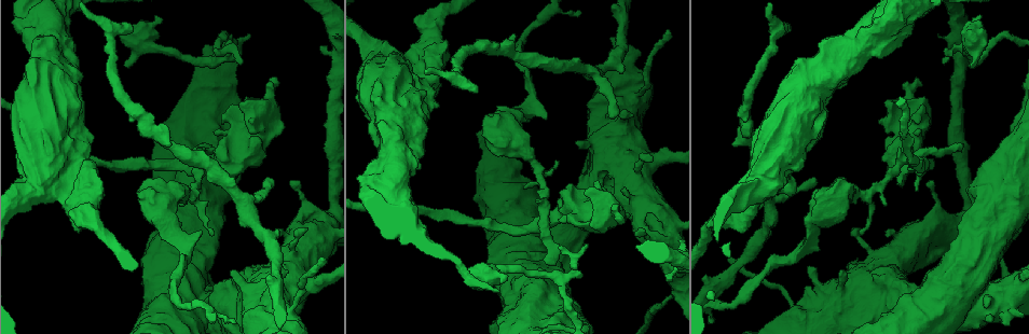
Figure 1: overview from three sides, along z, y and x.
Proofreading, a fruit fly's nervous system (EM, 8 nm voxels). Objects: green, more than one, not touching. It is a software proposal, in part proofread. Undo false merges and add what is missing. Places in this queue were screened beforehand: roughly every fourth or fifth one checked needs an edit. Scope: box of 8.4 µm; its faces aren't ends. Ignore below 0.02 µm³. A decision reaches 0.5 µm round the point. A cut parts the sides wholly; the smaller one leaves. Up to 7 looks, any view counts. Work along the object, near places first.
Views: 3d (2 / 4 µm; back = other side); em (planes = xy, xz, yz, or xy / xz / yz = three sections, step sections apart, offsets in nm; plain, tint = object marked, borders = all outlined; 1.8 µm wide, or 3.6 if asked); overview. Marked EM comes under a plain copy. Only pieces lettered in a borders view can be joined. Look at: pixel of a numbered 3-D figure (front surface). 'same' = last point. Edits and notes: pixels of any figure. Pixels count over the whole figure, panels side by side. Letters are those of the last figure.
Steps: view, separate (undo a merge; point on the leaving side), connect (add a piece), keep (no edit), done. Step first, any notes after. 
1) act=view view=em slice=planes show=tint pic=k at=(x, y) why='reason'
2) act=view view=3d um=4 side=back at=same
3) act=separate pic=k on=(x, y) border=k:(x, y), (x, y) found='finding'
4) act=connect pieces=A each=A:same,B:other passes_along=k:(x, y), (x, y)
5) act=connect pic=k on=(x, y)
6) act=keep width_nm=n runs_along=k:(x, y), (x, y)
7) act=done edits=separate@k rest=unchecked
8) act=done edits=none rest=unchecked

act=view view=em um=3.6 slice=planes show=borders pic=1 at=(145, 46) why='sharp bend'

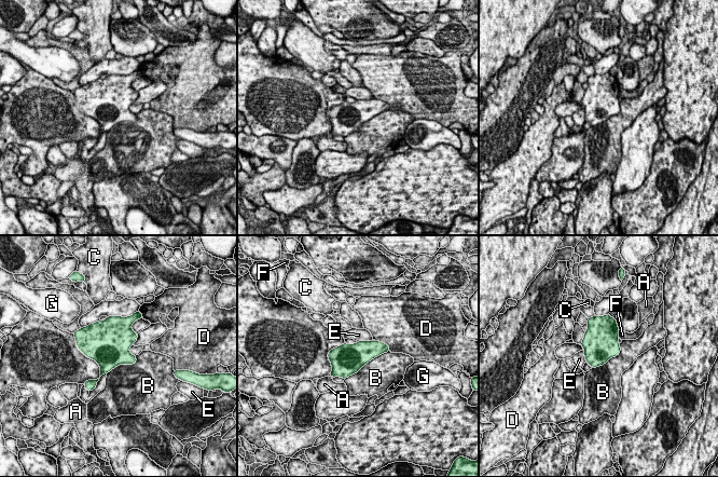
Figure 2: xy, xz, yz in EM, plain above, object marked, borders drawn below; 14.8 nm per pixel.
act=keep longest_contact=B:800nm each=A:other,B:other,C:other,D:other,E:other,F:other,G:other border=2:(389, 351), (375, 356), (344, 380) found='all the same cell'

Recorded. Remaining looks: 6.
act=view view=3d um=4 pic=1 at=(453, 76) why='sharp bend'

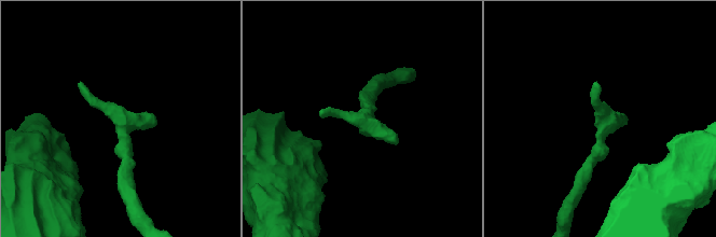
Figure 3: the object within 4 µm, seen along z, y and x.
act=view view=em slice=xz step=16 show=tint pic=3 at=(121, 126) why='shape alone is not enough'

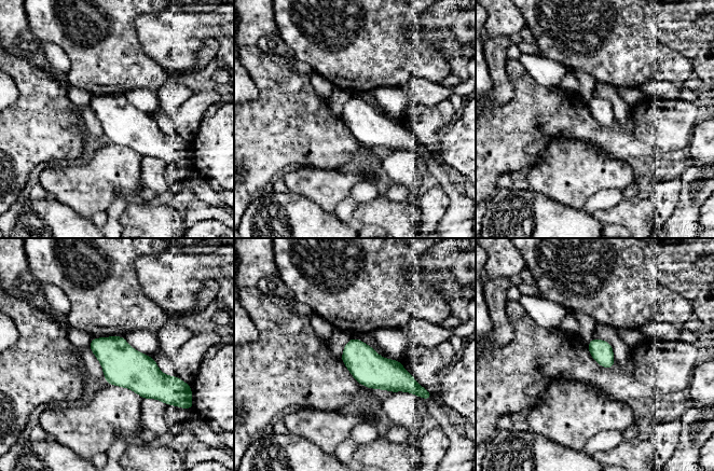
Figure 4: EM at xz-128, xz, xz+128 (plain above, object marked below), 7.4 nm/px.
act=view view=em slice=planes show=borders at=same

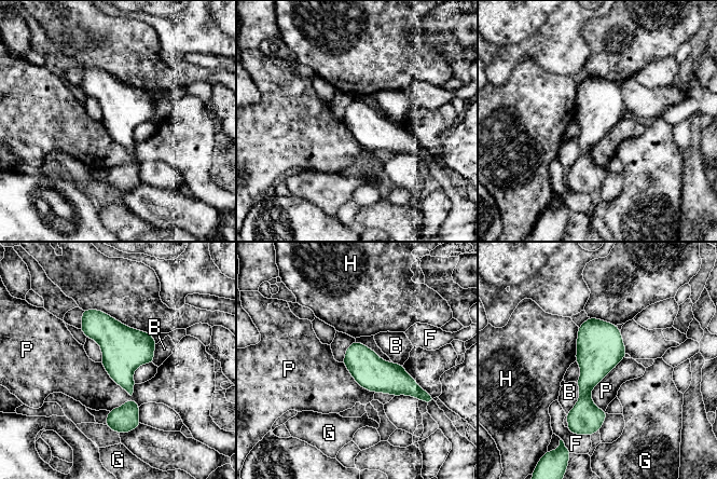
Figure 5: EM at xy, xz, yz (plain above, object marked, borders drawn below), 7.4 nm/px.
act=keep longest_contact=P:440nm each=B:other,F:other,G:other,H:other,P:other border=5:(100, 363), (109, 377), (139, 406) found='all the same cell'

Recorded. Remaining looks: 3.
act=view view=3d um=2 pic=1 at=(811, 182) why='free end'

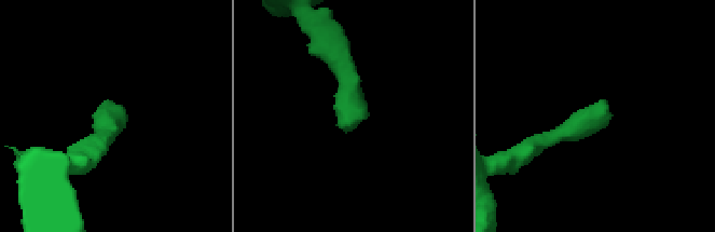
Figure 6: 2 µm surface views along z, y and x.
act=view view=em slice=planes show=tint pic=6 at=(94, 116)

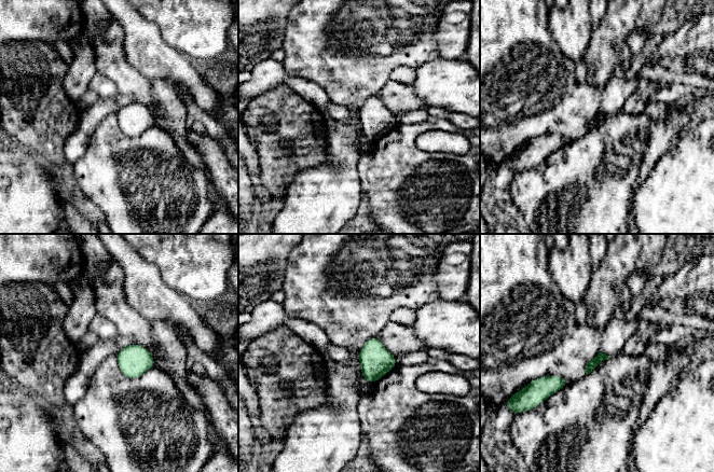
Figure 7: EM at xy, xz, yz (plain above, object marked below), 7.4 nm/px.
act=view view=em slice=planes show=borders at=same

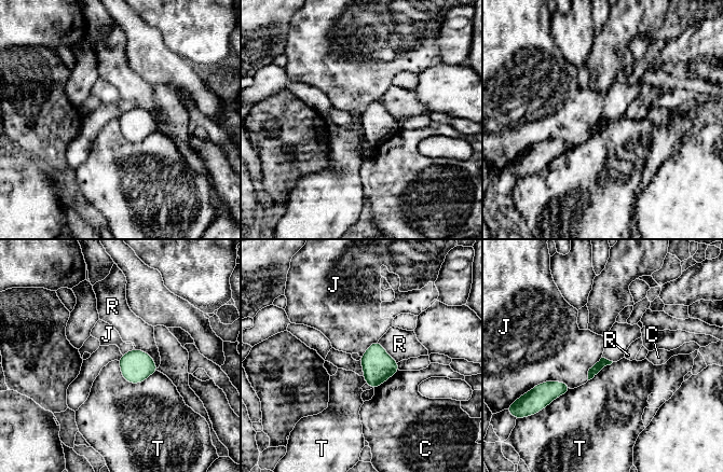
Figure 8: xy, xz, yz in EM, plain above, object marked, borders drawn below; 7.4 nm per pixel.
act=keep each=C:other,J:other,R:other,T:other border=8:(118, 361), (134, 384), (158, 371) found='none of them fits'

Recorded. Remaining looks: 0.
act=done edits=none rest=unchecked

